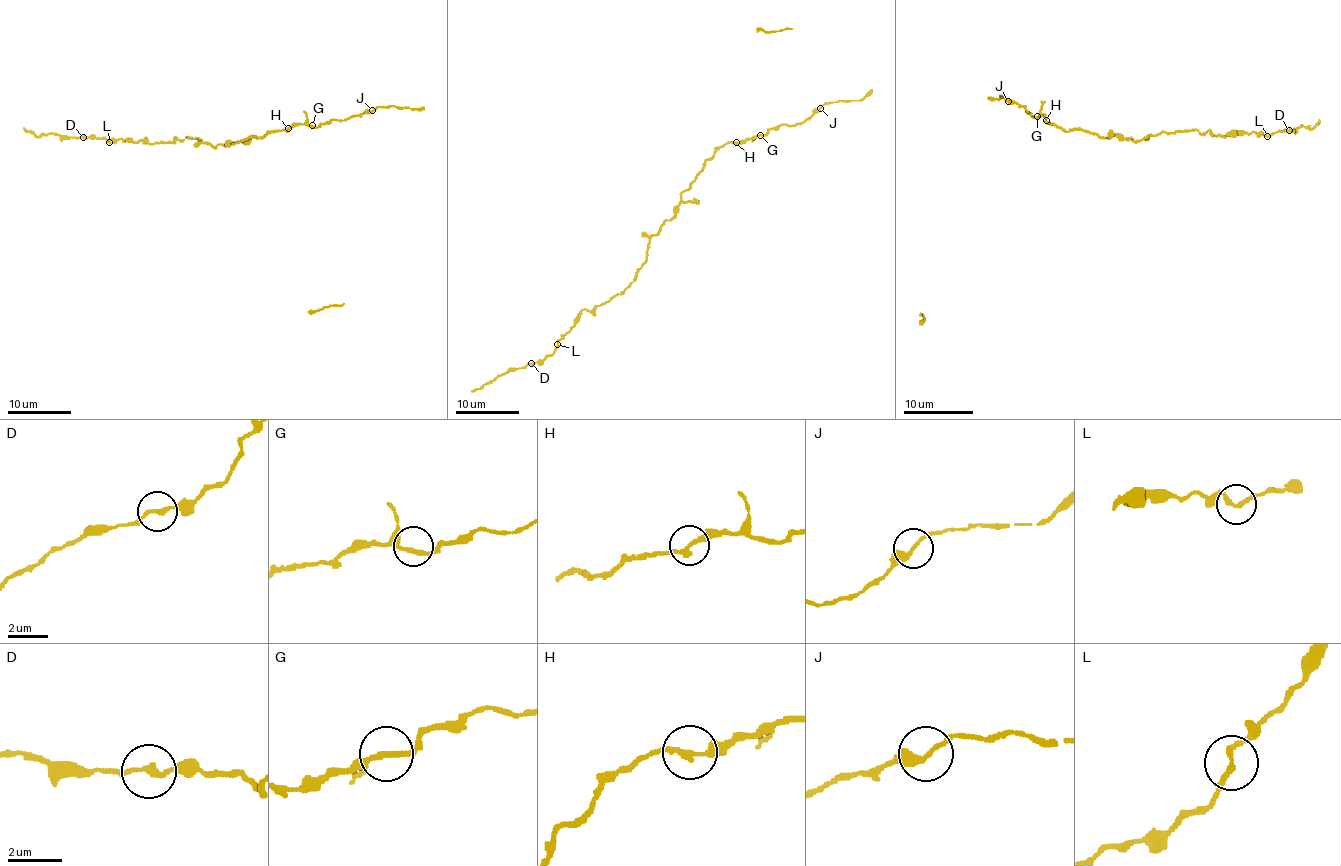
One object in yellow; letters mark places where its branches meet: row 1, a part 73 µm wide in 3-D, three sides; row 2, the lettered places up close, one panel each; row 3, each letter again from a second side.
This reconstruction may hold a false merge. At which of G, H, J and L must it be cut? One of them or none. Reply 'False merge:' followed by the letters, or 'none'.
False merge: none

